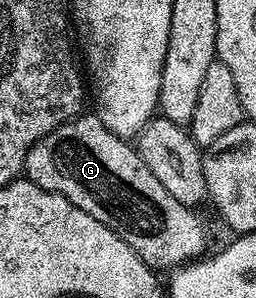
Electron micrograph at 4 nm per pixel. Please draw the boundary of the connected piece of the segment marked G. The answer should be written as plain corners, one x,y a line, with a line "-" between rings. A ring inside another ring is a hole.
82,113
75,119
68,119
63,125
35,141
35,145
31,145
31,149
25,154
23,175
35,185
67,197
71,205
83,209
83,213
91,213
95,221
103,221
103,225
123,237
123,241
127,241
127,245
131,245
131,249
139,253
148,267
176,269
196,260
204,252
201,250
205,247
205,227
197,216
198,212
175,201
175,197
171,197
171,193
167,193
167,189
159,185
155,173
147,169
136,146
111,133
111,129
103,125
96,113

